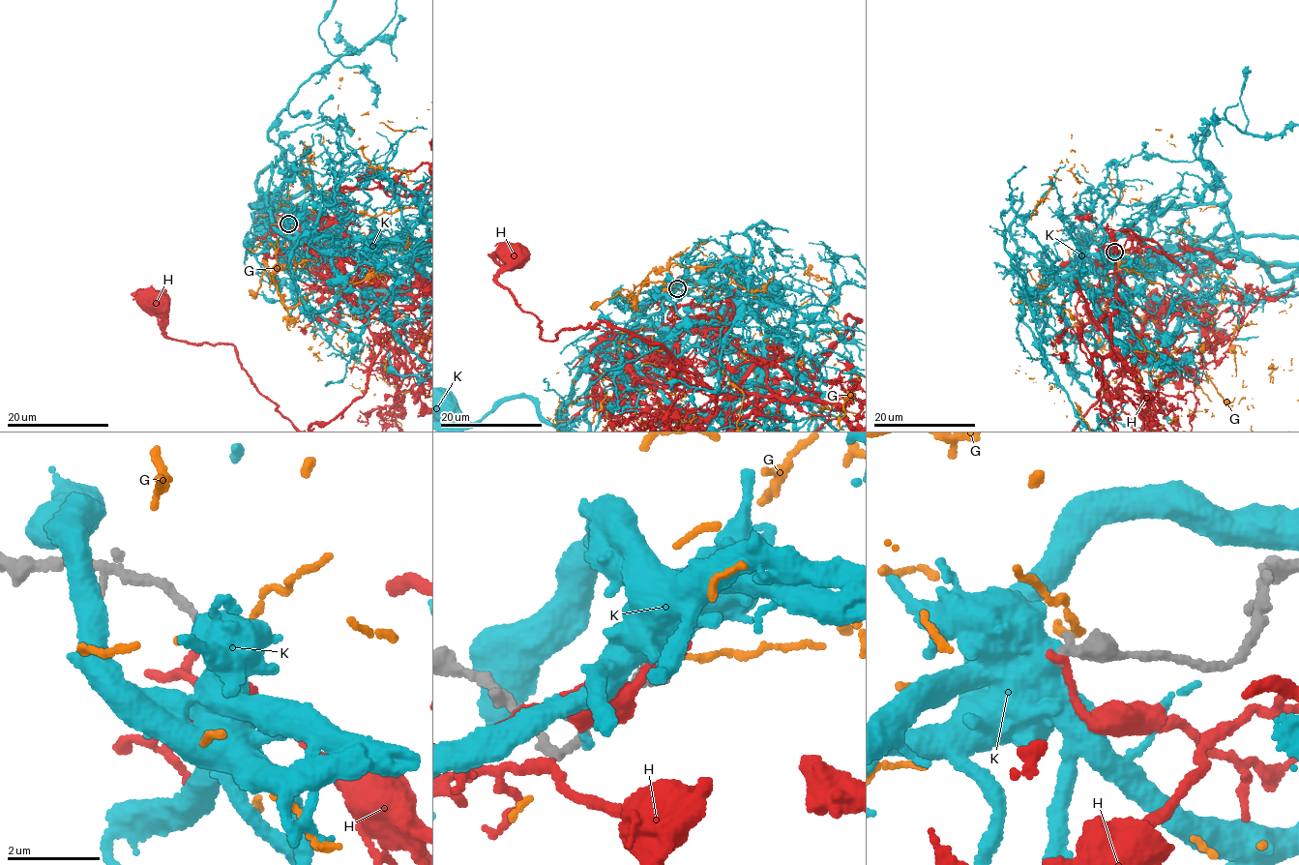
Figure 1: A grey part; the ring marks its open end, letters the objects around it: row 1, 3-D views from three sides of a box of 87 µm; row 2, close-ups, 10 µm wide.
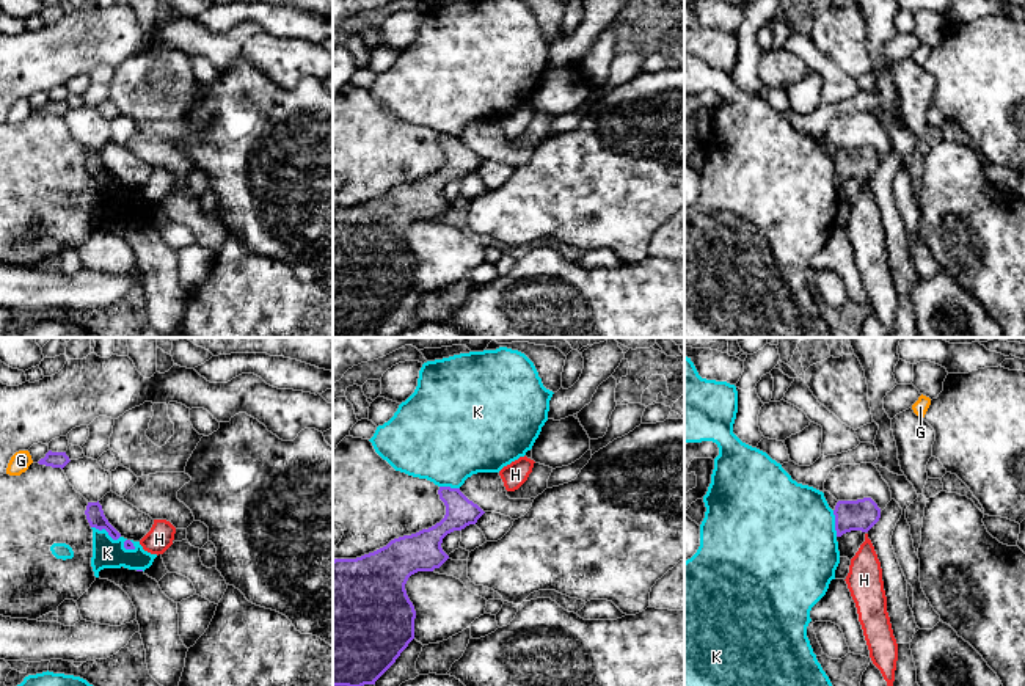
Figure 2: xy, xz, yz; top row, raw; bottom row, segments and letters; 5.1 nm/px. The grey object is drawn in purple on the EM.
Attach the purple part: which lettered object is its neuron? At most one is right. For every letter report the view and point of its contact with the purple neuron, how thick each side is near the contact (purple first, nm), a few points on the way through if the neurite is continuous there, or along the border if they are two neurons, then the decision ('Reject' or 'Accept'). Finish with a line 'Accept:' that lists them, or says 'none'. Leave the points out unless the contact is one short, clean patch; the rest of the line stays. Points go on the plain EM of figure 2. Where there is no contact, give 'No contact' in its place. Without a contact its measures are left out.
G: No contact. Reject
H: No contact. Reject
K: Touches purple at xy (105, 178). Thickness 90 nm (purple) against 160 nm. Boundary: xy (91, 175), (104, 178), (113, 187), (120, 186). Reject
Accept: none

